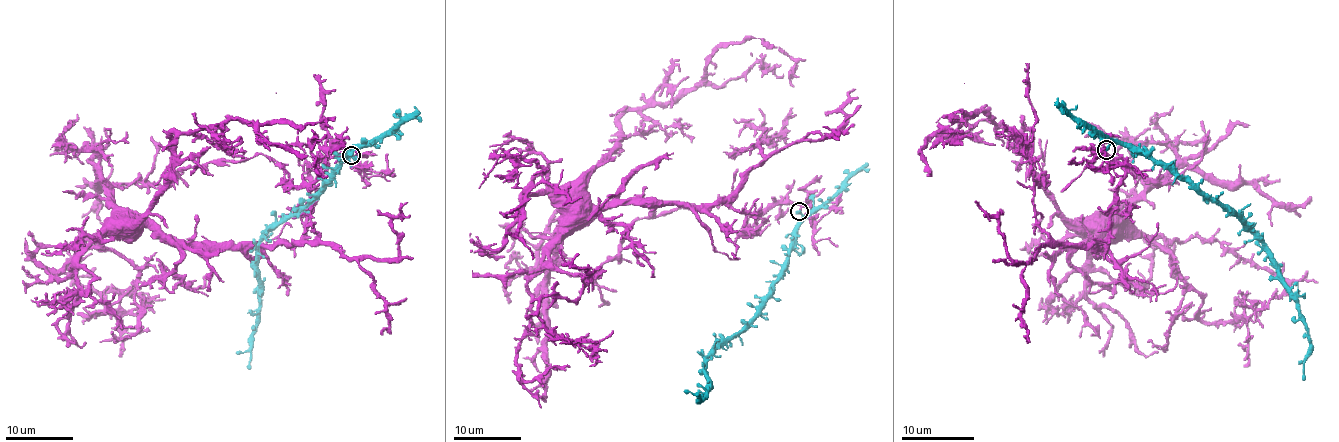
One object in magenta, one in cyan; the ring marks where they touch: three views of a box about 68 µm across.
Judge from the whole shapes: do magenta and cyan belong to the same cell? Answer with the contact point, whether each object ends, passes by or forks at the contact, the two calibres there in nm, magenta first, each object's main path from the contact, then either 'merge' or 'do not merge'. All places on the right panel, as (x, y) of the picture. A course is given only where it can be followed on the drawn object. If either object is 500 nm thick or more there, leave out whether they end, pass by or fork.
at (1106, 150); magenta ends there; cyan ends there; 280 nm thick on the magenta side, 400 nm on the other; magenta runs (1106, 150), (1098, 152), (1118, 165), (1124, 183), (1111, 206), (1111, 236), (1106, 245), (1098, 247), (1100, 216); cyan runs (1106, 150), (1122, 143), (1168, 163), (1215, 197), (1264, 247), (1310, 343), (1302, 380); do not merge

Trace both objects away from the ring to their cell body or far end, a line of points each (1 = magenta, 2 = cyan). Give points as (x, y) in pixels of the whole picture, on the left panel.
1: (351, 155), (327, 157), (308, 169), (315, 194), (305, 235), (293, 243), (166, 243), (142, 219), (122, 216)
2: (351, 155), (354, 148), (325, 184), (291, 216), (280, 221), (259, 245), (259, 313), (247, 369)

